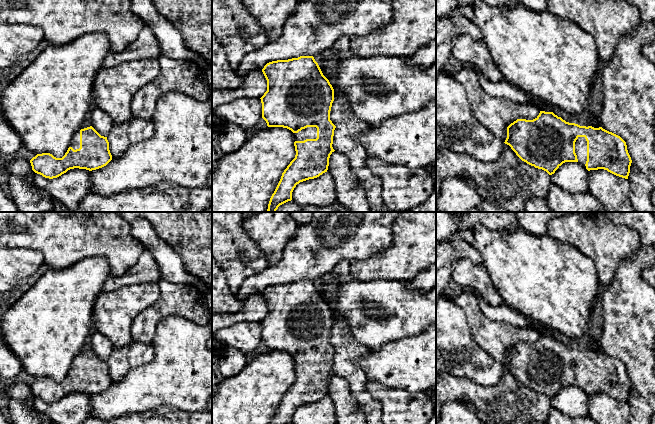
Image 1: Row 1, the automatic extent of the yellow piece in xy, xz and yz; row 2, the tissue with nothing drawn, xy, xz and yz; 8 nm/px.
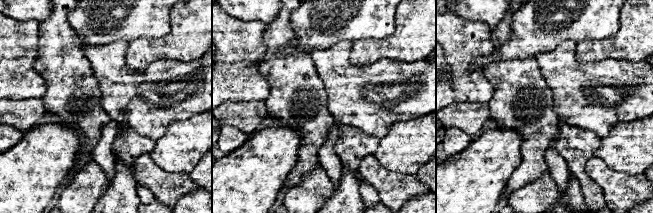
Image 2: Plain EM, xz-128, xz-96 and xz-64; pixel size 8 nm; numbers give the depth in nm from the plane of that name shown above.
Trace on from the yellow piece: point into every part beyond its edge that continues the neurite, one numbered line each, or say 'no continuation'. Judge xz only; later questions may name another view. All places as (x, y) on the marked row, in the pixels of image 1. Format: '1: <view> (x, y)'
1: xz (310, 132)

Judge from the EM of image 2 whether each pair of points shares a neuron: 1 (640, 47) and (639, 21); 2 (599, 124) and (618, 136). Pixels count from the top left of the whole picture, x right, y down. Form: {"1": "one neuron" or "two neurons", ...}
{"1": "one neuron", "2": "two neurons"}

